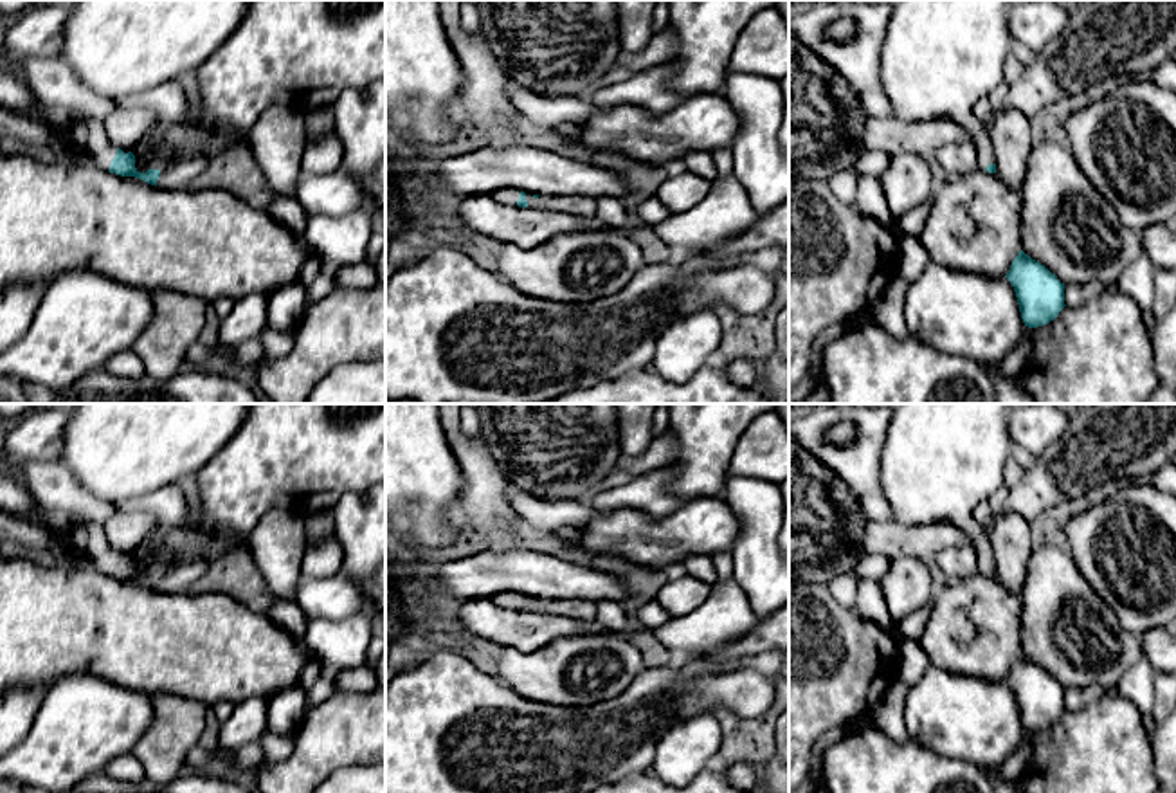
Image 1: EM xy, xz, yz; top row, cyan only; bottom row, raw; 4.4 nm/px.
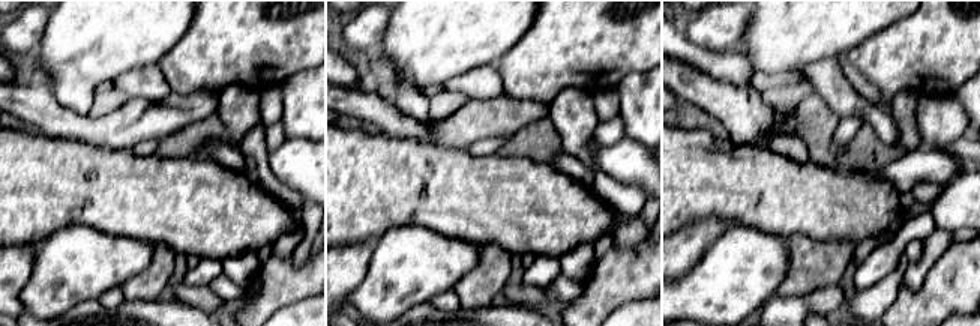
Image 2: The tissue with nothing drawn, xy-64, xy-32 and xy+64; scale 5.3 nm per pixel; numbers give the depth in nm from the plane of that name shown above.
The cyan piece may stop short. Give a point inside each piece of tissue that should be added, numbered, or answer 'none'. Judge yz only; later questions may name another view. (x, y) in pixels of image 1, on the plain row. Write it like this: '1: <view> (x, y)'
1: yz (939, 462)

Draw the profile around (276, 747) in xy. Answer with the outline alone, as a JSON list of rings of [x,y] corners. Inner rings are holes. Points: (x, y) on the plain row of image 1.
[[[265,732],[259,737],[265,762],[285,761],[294,753],[295,737]]]

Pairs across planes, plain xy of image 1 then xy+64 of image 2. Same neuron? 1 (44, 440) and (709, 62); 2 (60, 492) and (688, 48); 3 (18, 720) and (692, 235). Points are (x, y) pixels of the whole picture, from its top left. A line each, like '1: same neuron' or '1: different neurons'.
1: different neurons
2: same neuron
3: same neuron

